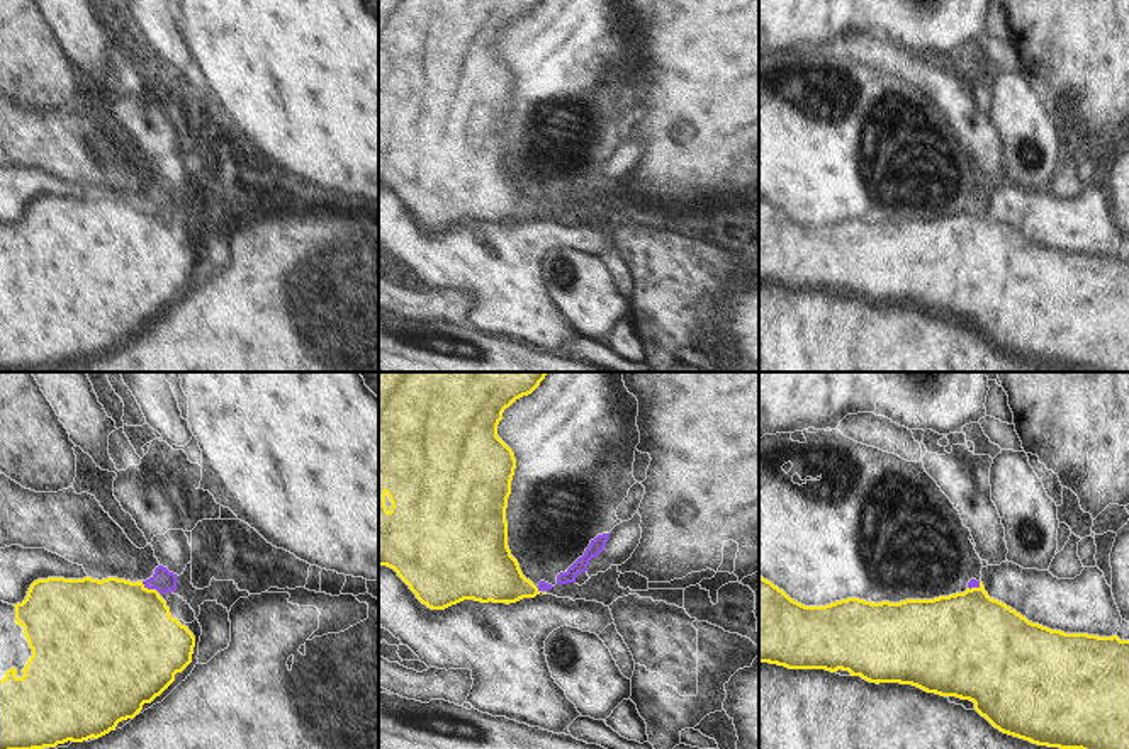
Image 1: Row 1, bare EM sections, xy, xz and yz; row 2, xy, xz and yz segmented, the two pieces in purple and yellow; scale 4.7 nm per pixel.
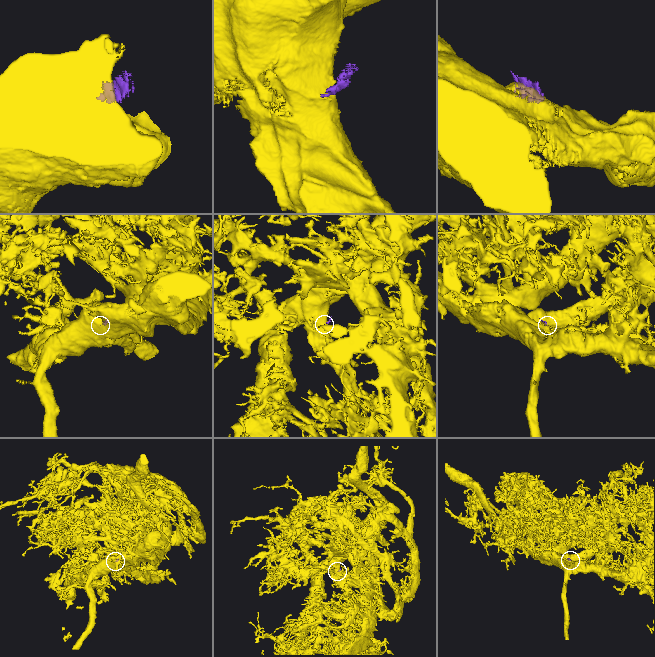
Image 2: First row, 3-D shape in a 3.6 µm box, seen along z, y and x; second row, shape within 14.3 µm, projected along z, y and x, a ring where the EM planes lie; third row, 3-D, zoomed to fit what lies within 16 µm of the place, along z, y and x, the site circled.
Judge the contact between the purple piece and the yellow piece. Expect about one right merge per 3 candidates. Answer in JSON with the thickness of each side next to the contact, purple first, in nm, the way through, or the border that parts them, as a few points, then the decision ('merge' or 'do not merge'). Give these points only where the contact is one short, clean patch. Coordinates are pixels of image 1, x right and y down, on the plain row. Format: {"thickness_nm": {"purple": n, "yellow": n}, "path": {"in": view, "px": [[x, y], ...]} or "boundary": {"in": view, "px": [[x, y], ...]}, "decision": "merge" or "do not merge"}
{"thickness_nm": {"purple": 110, "yellow": 480}, "boundary": {"in": "xy", "px": [[141, 201], [160, 213]]}, "decision": "do not merge"}

